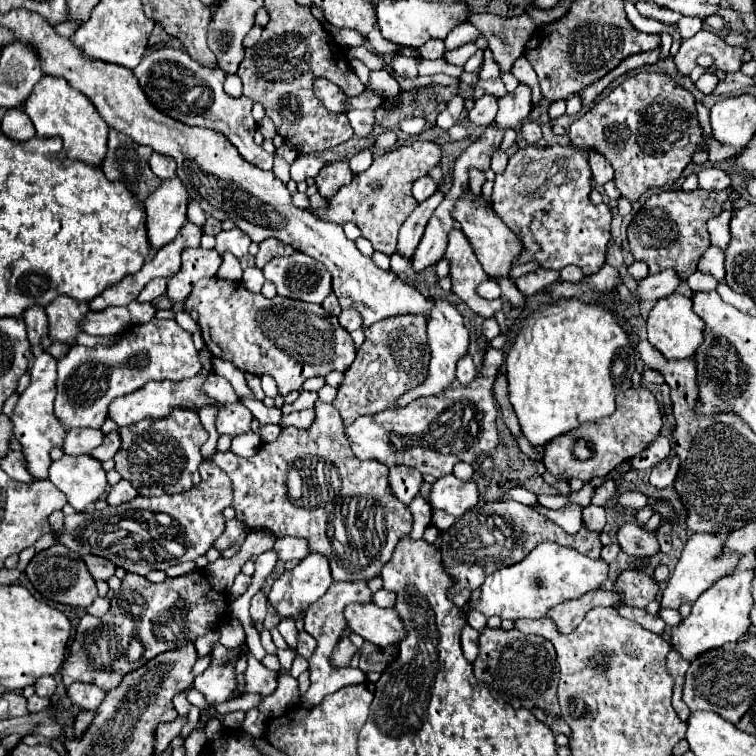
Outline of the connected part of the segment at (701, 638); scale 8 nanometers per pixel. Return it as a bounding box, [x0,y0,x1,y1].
[669,568,753,662]

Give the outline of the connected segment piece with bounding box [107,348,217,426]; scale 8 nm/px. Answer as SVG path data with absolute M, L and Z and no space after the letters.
M203 348L203 350L199 352L199 358L201 358L201 362L203 362L203 372L199 372L195 378L181 380L181 382L177 382L177 384L167 382L167 380L163 380L163 382L149 382L149 384L141 386L137 392L131 392L131 394L125 394L125 396L113 400L113 402L109 404L107 416L109 416L117 426L131 426L131 424L137 424L139 420L145 420L145 418L161 418L161 416L169 414L173 408L179 408L179 406L199 410L199 408L205 406L205 404L217 404L215 400L207 398L207 396L199 390L201 384L205 382L207 374L209 374L209 360L211 360L211 356L209 356L209 352Z

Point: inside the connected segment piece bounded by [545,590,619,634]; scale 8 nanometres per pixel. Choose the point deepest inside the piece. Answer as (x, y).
(568, 616)

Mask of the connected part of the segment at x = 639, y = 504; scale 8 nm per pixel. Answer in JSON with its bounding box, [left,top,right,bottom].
[617,492,647,510]

